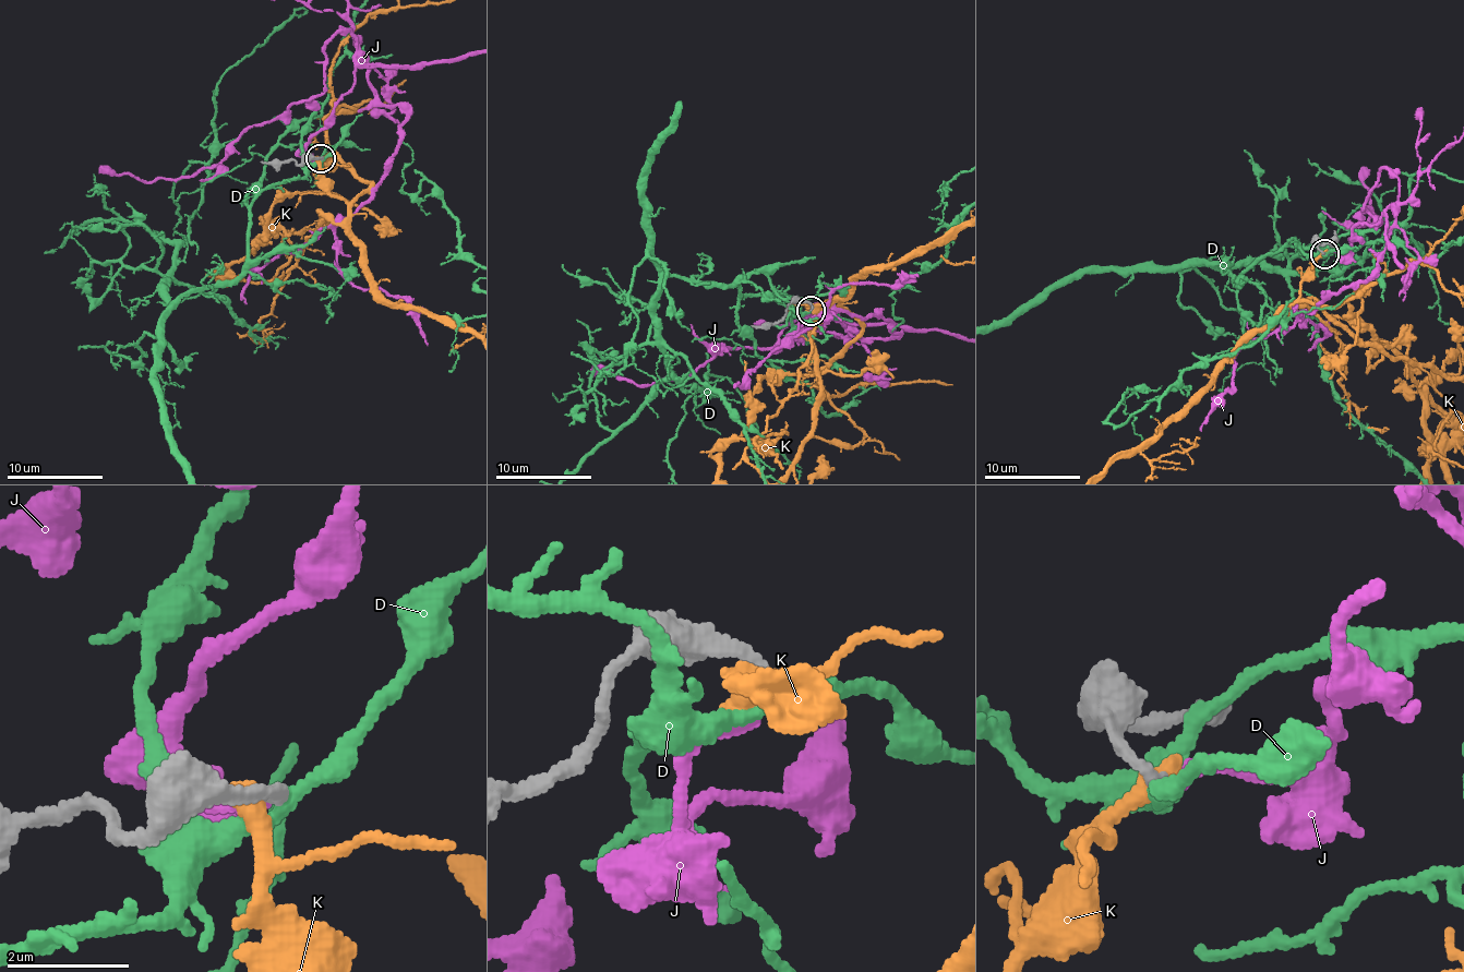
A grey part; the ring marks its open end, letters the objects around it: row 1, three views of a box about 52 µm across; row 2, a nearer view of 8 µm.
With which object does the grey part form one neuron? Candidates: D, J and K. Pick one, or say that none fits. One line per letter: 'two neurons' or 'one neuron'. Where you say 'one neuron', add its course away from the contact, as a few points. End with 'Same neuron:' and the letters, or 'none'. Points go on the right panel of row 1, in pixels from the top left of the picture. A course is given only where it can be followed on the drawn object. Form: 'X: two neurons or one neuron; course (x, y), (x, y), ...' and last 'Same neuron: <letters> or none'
D: two neurons
J: one neuron
K: two neurons
Same neuron: J

